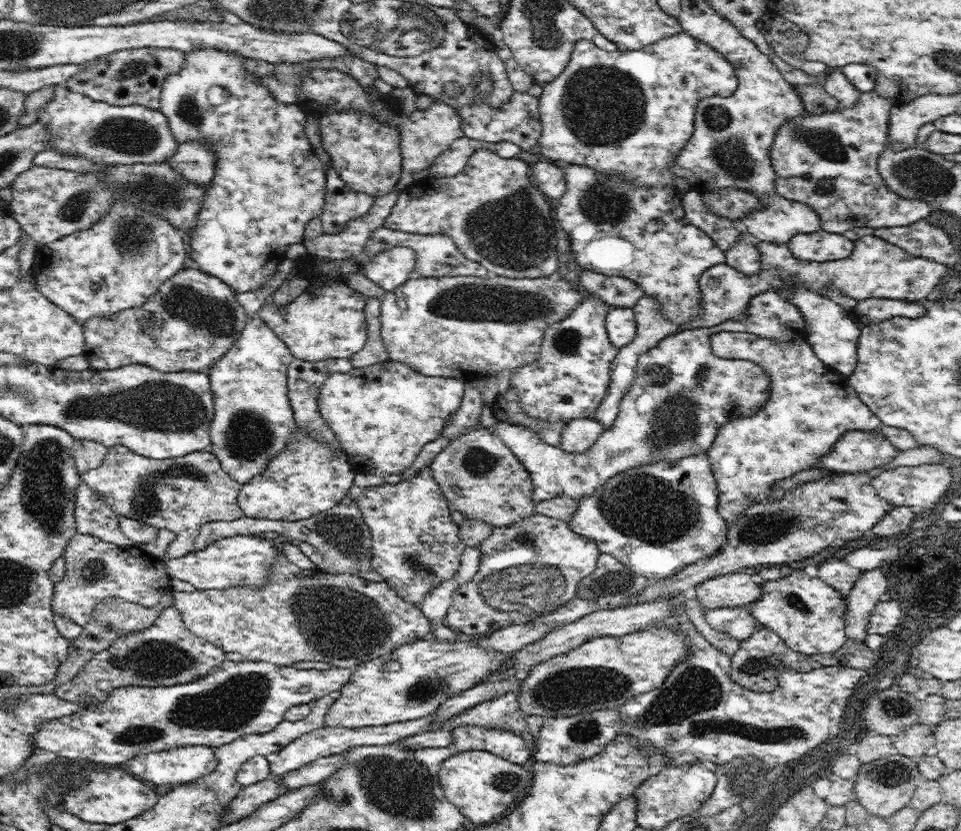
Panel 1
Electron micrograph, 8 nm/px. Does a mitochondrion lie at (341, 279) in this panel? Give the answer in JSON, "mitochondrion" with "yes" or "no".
{"mitochondrion":"no"}

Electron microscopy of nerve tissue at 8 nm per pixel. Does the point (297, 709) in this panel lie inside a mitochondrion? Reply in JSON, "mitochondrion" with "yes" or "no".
{"mitochondrion":"no"}

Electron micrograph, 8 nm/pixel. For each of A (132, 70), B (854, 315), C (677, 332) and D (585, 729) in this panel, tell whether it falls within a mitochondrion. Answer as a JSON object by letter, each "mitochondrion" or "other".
{"A":"mitochondrion","B":"other","C":"other","D":"mitochondrion"}

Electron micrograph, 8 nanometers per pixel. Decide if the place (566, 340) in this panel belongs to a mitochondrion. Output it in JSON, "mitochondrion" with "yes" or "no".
{"mitochondrion":"yes"}

